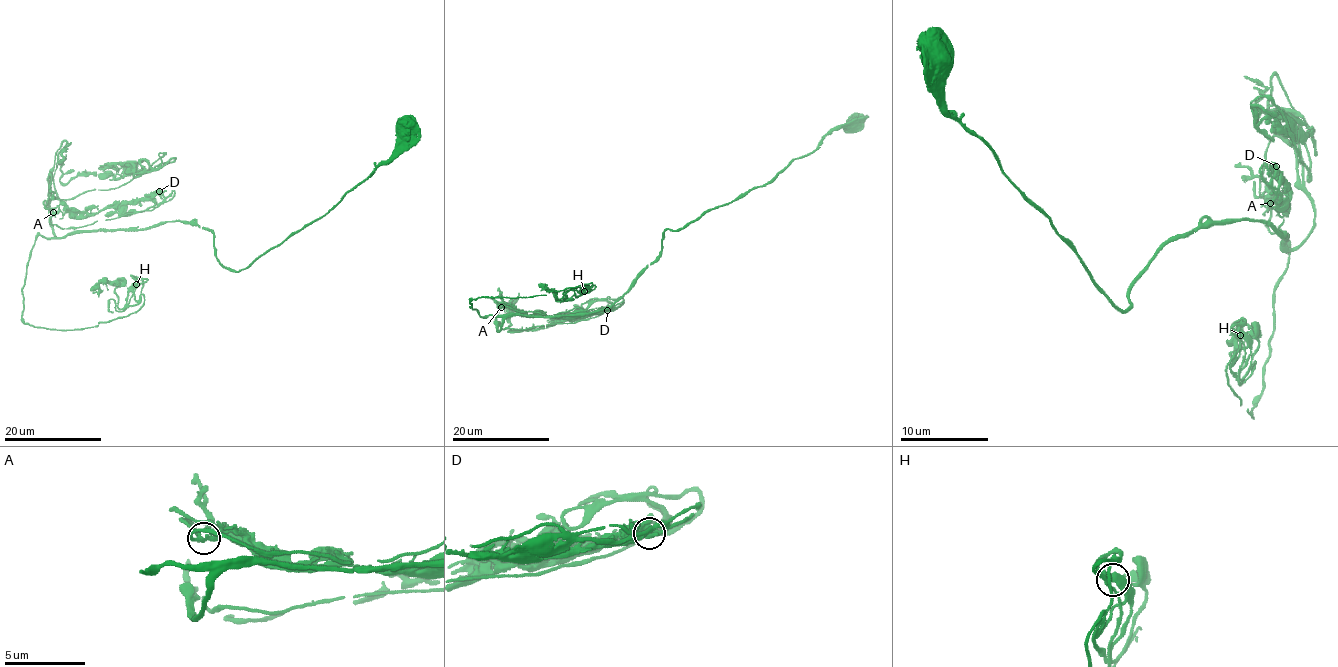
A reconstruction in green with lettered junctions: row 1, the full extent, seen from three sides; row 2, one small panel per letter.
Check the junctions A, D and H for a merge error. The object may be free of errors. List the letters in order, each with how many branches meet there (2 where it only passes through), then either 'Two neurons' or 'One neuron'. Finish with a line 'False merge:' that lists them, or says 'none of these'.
A: Branches: 4. One neuron
D: Branches: 4. One neuron
H: Branches: 4. One neuron
False merge: none of these

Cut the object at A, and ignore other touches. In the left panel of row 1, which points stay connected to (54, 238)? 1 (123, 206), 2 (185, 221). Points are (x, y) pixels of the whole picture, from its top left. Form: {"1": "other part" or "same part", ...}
{"1": "other part", "2": "same part"}

